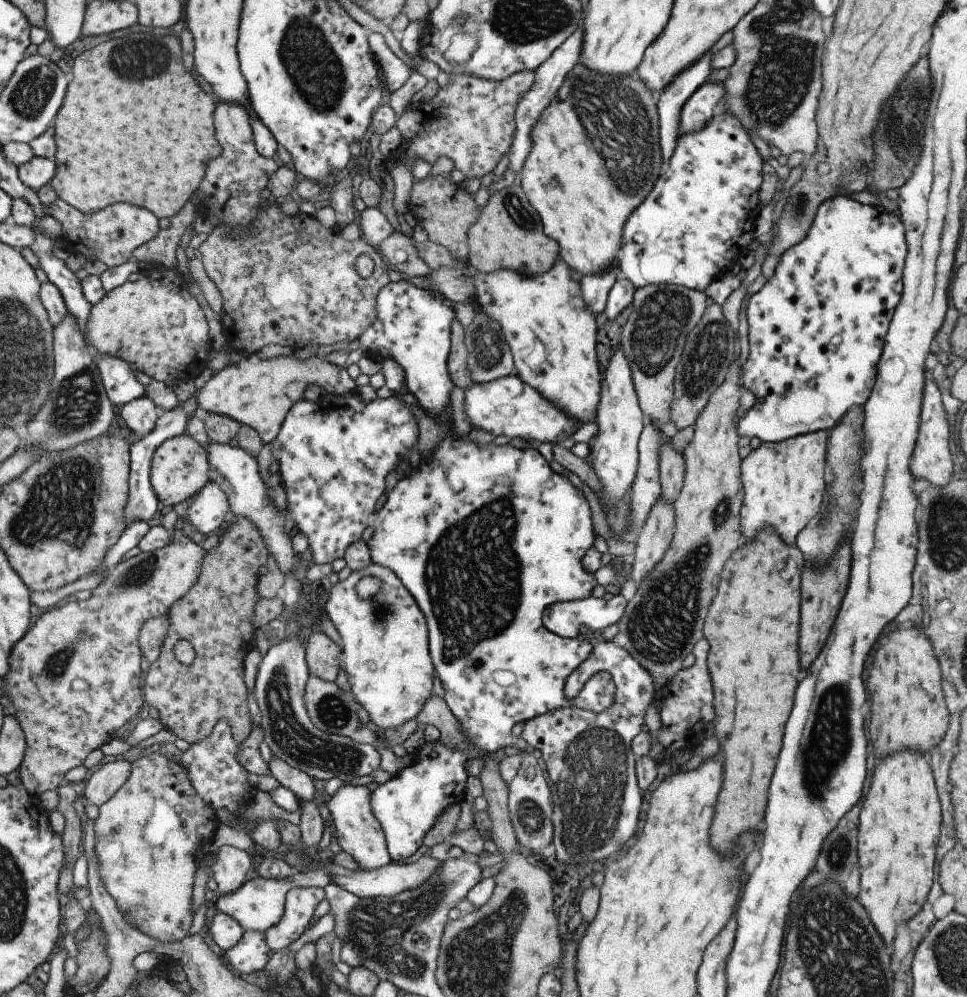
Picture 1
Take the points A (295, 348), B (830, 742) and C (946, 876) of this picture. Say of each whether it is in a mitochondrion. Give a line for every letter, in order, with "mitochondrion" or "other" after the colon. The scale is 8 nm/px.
A: other
B: mitochondrion
C: other

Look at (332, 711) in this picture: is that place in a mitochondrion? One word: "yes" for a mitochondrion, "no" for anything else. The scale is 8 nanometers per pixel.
yes

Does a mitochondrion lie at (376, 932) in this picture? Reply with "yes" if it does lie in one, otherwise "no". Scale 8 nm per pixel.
yes

